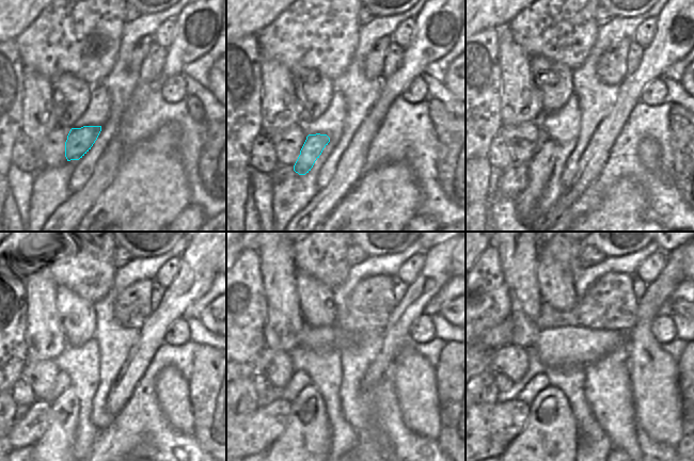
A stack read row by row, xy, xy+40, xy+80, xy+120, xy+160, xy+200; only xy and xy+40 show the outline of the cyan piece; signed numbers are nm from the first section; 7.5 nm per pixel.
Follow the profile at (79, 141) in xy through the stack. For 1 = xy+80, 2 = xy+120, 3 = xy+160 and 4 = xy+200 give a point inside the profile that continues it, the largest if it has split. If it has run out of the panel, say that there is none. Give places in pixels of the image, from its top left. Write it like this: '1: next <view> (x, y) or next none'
1: next xy+80 (540, 168)
2: next xy+120 (56, 448)
3: next xy+160 (303, 448)
4: next xy+200 (547, 448)

